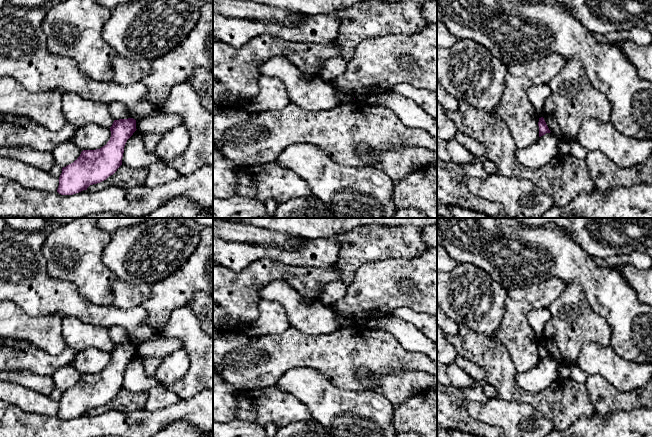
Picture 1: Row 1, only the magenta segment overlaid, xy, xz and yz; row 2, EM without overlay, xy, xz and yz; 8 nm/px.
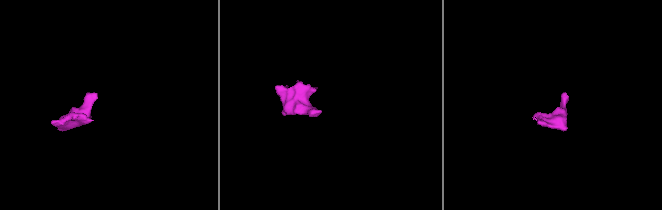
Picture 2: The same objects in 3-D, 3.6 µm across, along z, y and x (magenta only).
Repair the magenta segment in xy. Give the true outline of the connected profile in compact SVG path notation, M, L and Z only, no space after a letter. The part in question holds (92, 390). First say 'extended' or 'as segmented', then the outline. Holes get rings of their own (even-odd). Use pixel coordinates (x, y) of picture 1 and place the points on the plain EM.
as segmented; M133 342L114 344L106 369L96 374L83 374L73 387L62 392L57 416L73 419L113 399L122 389L125 368L136 354Z

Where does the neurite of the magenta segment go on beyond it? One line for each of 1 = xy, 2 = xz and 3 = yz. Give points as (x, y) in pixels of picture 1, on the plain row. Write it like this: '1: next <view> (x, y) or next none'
1: next none
2: next none
3: next none

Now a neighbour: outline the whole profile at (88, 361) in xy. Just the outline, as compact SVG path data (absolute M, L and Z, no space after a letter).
M87 348L77 352L71 365L82 375L100 373L110 364L110 352Z

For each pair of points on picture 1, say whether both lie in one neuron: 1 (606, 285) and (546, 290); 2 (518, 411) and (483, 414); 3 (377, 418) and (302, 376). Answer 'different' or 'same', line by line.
1: different
2: same
3: same

